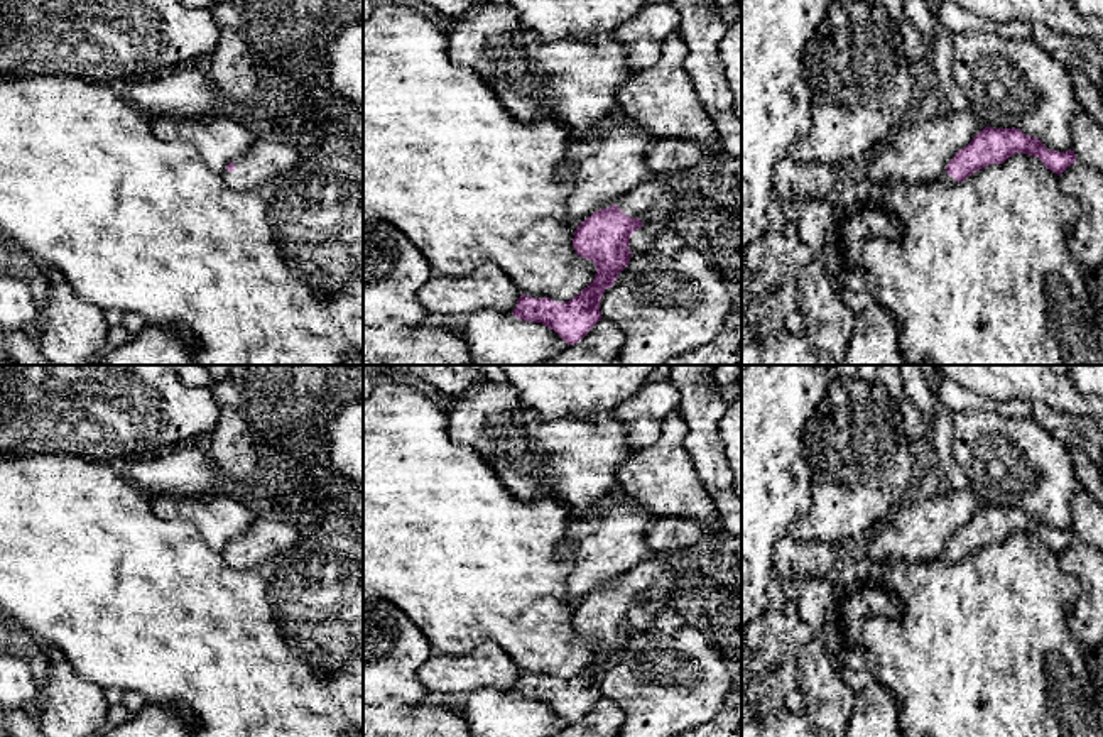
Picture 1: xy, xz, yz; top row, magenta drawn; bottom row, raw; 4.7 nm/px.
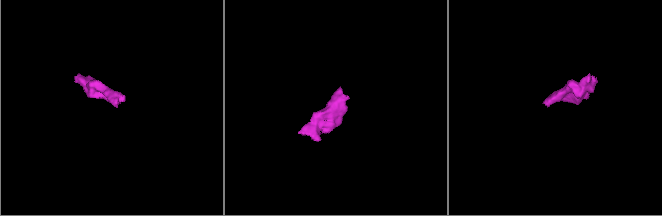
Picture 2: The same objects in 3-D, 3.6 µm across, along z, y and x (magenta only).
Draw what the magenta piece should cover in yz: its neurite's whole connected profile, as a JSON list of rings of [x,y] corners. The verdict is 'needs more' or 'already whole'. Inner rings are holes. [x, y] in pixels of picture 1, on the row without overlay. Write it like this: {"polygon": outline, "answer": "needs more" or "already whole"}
{"polygon": [[[985,505],[966,526],[954,532],[937,558],[946,563],[958,563],[990,543],[1005,541],[1017,531],[1039,536],[1047,548],[1059,554],[1076,541],[1074,529],[1049,529],[1039,517],[1025,514],[1015,505]]], "answer": "needs more"}

